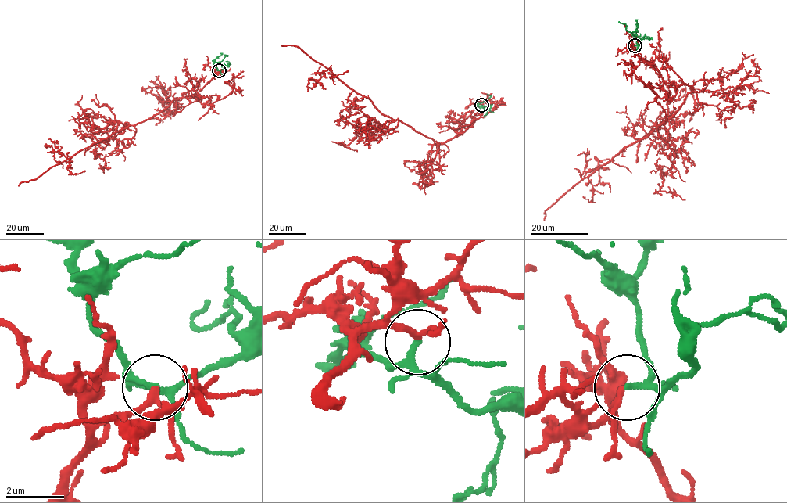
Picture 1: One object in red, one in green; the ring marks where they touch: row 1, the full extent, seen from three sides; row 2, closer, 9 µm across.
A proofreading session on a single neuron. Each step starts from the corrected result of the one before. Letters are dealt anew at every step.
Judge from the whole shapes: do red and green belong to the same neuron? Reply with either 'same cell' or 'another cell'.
same cell

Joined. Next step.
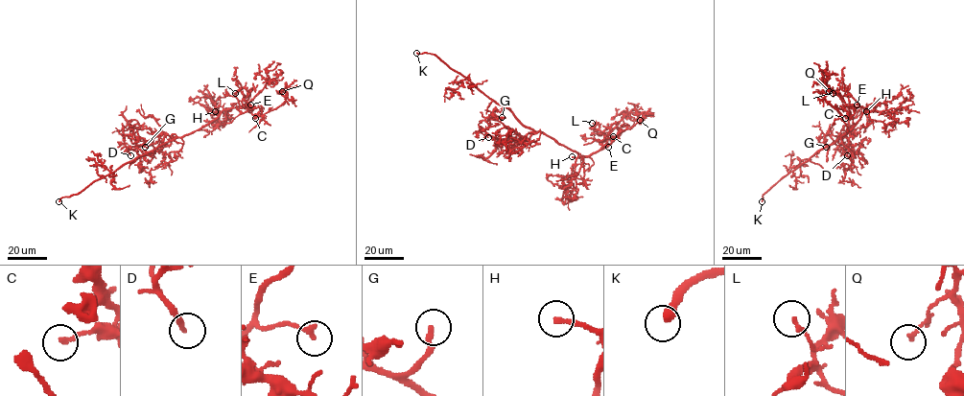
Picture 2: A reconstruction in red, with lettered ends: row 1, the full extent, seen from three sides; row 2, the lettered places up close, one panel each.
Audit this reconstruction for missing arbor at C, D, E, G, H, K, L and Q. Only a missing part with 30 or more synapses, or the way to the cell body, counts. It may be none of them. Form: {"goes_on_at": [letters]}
{"goes_on_at": ["D", "H", "K"]}

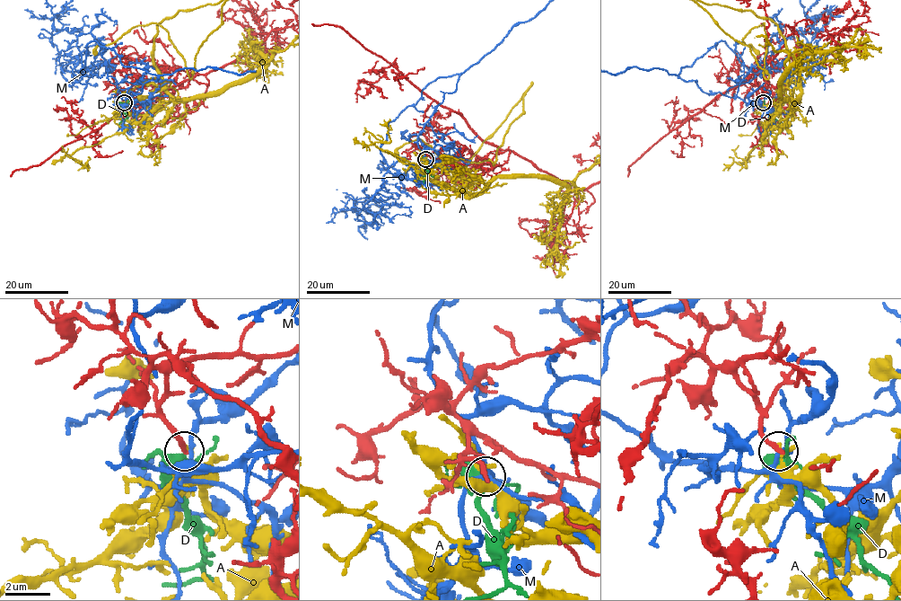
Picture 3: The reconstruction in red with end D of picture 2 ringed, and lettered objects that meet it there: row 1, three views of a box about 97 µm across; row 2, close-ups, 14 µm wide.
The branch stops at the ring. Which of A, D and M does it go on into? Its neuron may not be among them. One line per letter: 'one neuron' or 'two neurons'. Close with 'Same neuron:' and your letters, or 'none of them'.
A: two neurons
D: one neuron
M: two neurons
Same neuron: D

